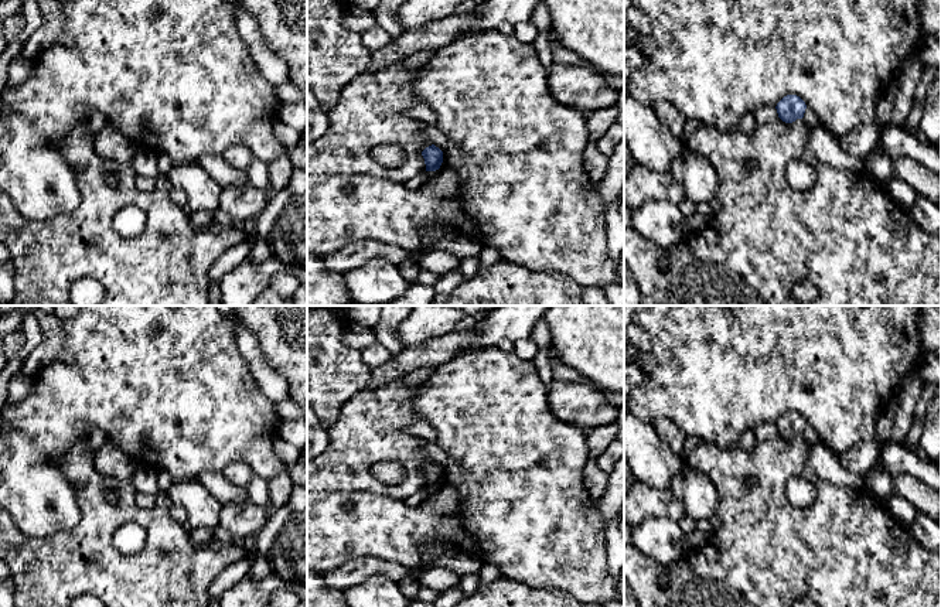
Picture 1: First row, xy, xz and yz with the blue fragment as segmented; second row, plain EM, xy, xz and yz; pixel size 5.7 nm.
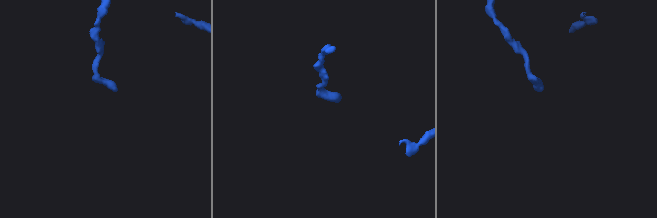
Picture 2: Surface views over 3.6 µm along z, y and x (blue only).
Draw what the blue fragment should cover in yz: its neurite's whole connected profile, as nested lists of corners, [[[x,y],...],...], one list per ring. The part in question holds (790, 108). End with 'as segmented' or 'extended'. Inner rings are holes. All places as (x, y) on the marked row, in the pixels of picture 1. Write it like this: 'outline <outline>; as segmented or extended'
outline [[[787,95],[777,103],[775,109],[783,122],[792,123],[804,117],[807,105],[799,96]]]; as segmented

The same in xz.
outline [[[432,144],[422,151],[422,156],[425,158],[426,171],[436,171],[440,168],[443,163],[443,151],[439,147]]]; as segmented

